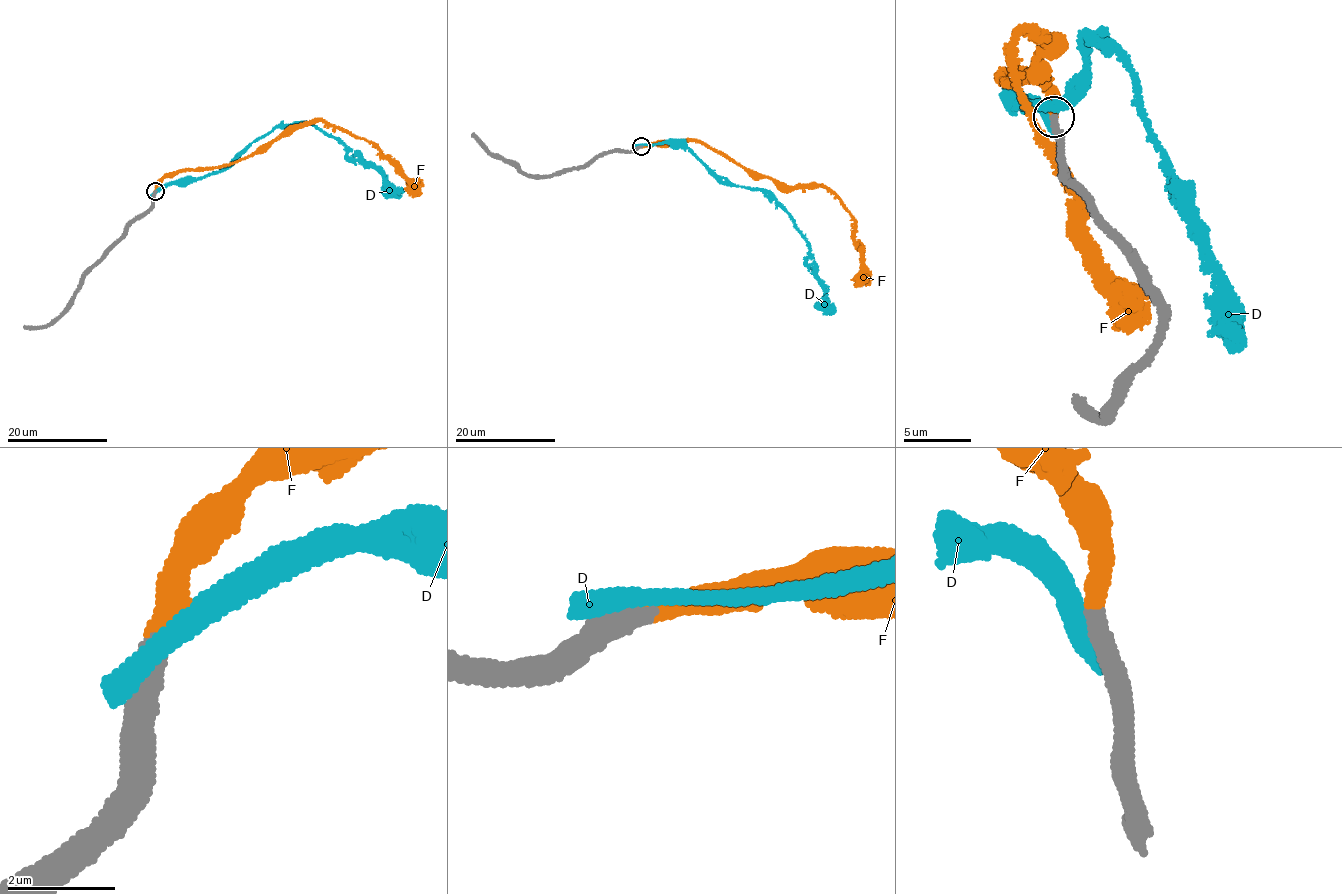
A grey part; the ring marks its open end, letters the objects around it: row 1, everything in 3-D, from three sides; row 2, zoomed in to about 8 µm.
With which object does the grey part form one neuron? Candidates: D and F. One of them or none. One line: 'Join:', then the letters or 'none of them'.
Join: F

